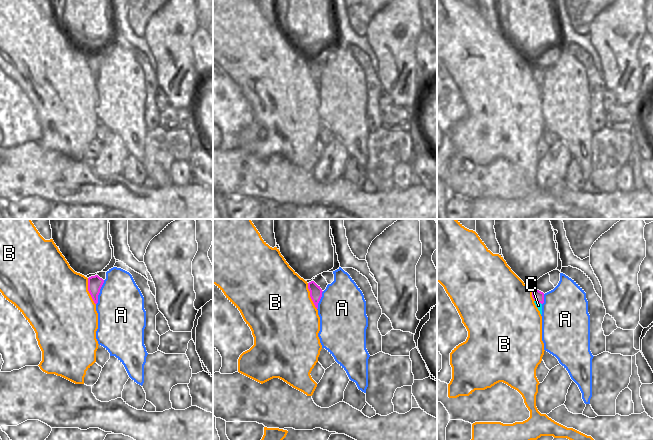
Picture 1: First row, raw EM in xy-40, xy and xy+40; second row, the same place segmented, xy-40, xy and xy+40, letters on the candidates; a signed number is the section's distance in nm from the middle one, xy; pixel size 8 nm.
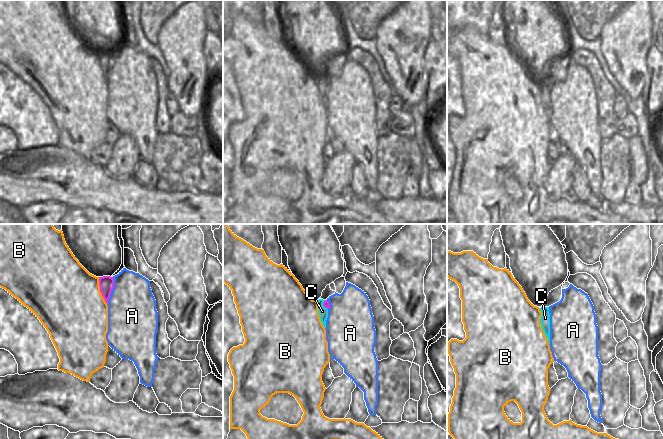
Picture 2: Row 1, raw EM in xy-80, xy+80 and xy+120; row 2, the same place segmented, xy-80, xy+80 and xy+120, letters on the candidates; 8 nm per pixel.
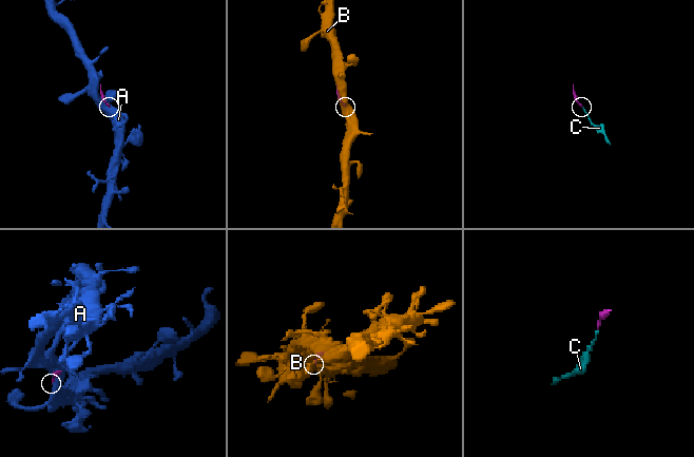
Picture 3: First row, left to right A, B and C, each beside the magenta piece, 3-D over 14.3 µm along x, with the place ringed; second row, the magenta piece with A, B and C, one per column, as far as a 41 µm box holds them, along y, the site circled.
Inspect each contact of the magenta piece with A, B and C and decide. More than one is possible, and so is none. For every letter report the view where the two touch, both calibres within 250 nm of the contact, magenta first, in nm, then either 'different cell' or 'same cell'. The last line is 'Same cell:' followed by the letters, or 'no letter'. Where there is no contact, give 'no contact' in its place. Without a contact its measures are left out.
A: meets magenta in xy-40; 120 nm thick on the magenta side, 380 nm on the other; different cell
B: meets magenta in xy-40; 120 nm thick on the magenta side, 500 nm on the other; different cell
C: meets magenta in xy+40; 90 nm thick on the magenta side, 50 nm on the other; same cell
Same cell: C

